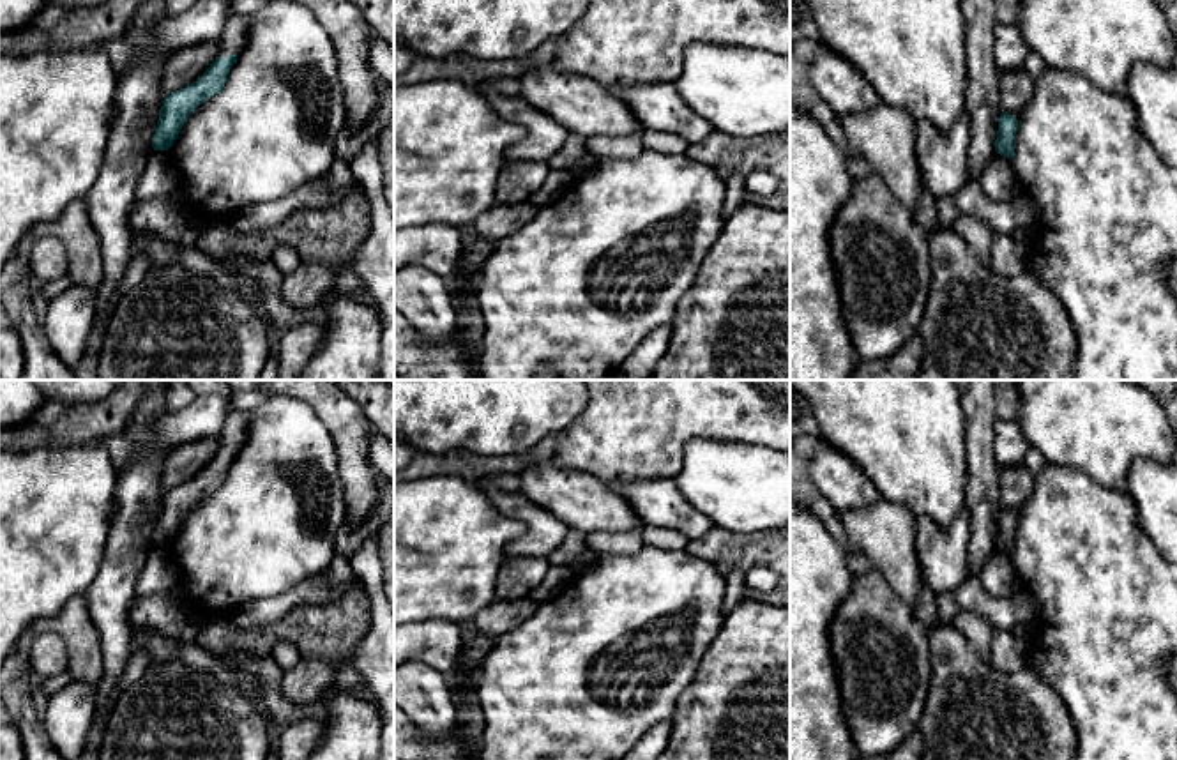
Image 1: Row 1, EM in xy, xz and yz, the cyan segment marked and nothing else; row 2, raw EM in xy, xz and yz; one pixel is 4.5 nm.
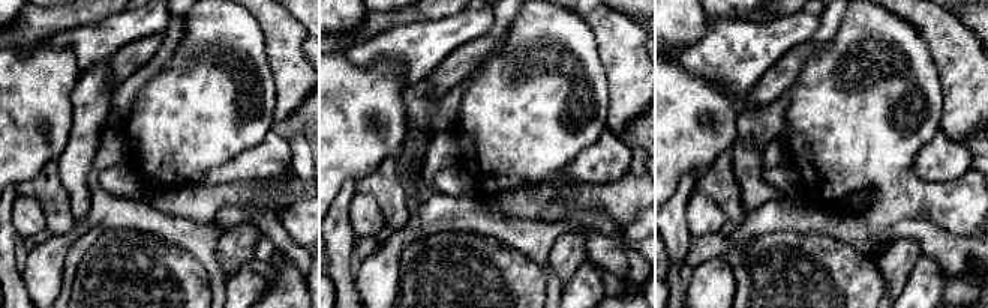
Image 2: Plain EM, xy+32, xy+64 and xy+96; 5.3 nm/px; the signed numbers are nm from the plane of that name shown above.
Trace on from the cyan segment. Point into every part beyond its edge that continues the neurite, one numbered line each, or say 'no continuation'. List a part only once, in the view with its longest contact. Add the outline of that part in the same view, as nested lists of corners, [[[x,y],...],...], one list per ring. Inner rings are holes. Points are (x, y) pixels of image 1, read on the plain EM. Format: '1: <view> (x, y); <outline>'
1: xy (232, 435); [[[251,410],[230,414],[221,433],[217,435],[219,452],[226,454],[228,451],[237,451],[237,452],[240,451],[240,447],[246,440],[249,412]]]

